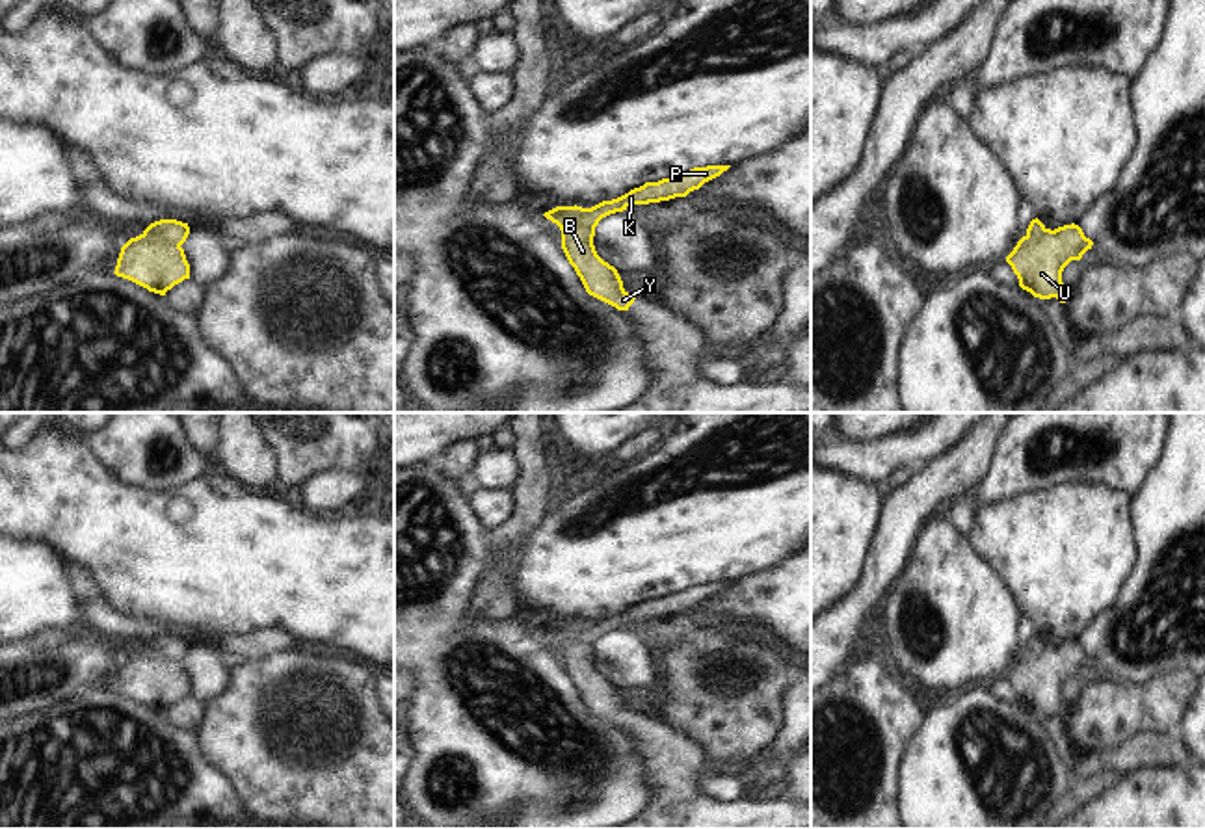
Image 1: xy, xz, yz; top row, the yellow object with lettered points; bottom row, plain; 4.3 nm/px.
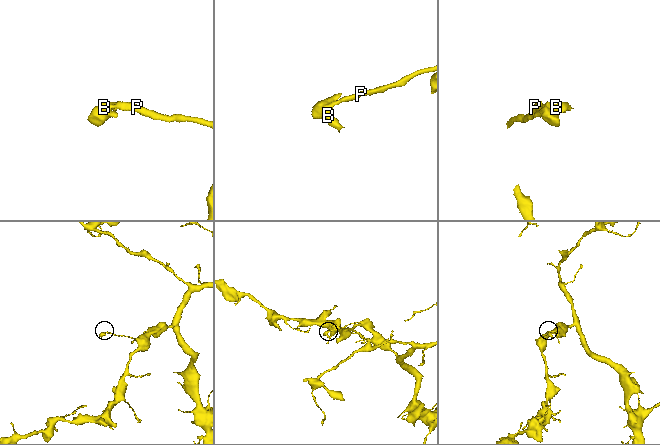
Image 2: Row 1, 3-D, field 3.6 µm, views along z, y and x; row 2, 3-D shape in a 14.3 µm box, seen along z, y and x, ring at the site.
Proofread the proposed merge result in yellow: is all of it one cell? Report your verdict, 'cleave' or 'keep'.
cleave

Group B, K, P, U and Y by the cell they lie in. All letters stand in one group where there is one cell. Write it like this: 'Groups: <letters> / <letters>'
Groups: B U Y / K P.

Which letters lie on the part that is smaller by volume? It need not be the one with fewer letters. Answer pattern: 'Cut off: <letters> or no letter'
Cut off: B, U, Y

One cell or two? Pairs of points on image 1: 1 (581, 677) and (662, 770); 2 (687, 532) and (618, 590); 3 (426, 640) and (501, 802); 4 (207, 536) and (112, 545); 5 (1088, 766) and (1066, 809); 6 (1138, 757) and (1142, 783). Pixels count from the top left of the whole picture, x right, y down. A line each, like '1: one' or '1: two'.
1: one
2: one
3: one
4: one
5: two
6: two

